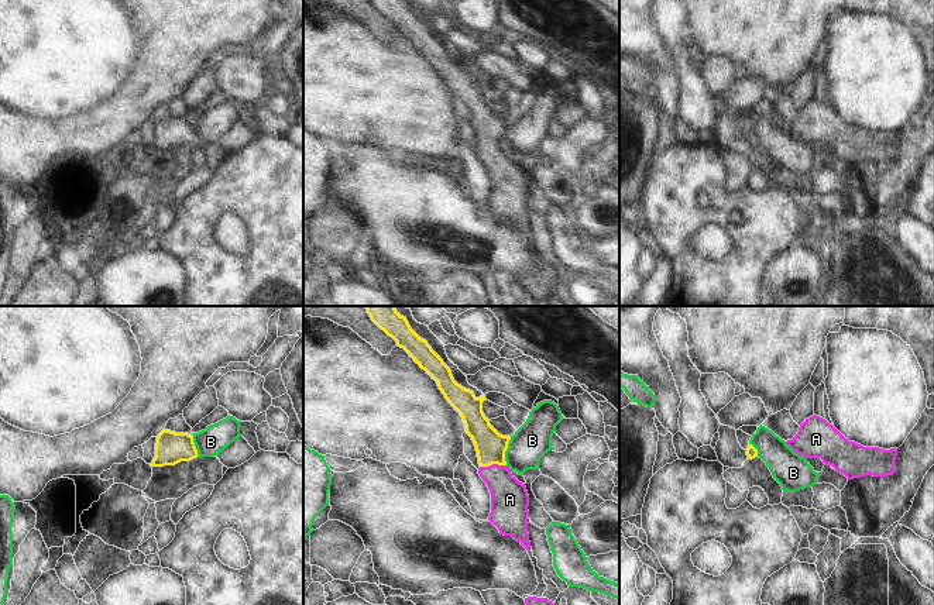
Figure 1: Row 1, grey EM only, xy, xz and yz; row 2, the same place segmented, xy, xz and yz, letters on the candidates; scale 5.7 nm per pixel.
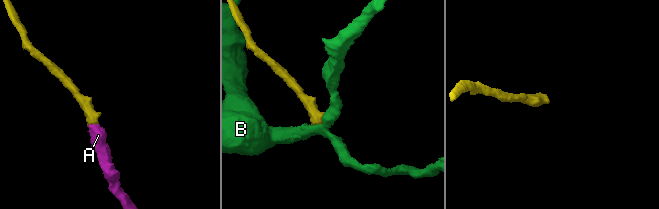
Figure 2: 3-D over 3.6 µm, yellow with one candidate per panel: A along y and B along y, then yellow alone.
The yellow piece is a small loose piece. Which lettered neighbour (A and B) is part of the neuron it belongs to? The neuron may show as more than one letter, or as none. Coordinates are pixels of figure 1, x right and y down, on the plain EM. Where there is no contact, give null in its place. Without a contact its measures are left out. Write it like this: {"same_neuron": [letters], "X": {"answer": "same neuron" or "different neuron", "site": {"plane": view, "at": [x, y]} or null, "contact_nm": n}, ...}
{"same_neuron": ["A"], "A": {"answer": "same neuron", "site": {"plane": "xz", "at": [493, 147]}, "contact_nm": 150}, "B": {"answer": "different neuron", "site": {"plane": "xz", "at": [505, 134]}, "contact_nm": 160}}

